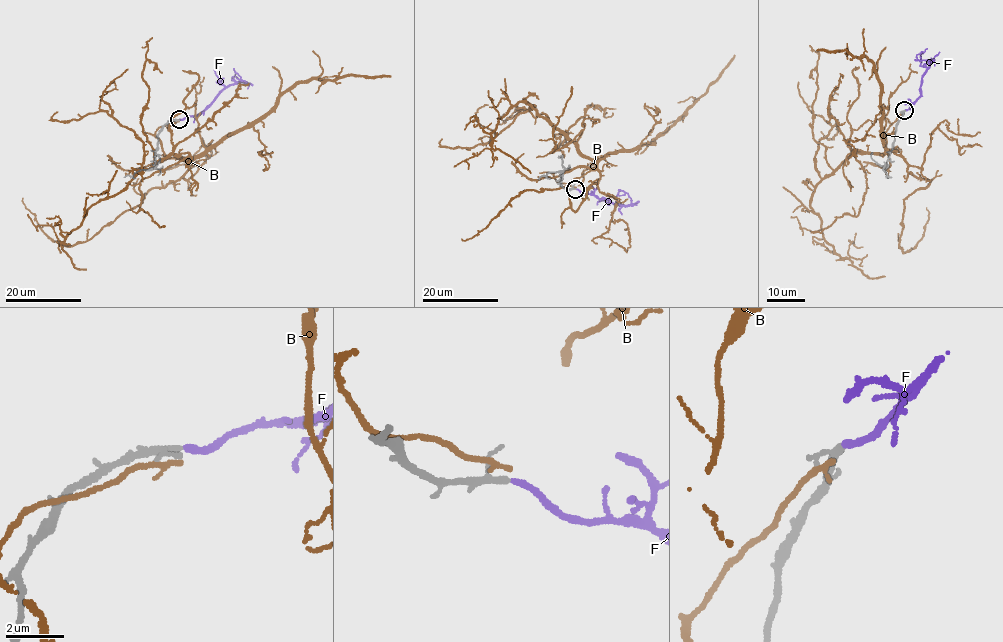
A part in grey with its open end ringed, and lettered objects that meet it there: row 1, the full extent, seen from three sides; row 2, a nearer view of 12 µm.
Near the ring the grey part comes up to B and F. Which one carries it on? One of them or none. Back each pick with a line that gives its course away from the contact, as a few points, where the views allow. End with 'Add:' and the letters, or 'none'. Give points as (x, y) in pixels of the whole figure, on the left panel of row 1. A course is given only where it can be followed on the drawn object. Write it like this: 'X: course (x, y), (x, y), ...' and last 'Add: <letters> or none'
F: course (179, 119), (198, 116), (227, 87), (246, 82), (233, 68)
Add: F

